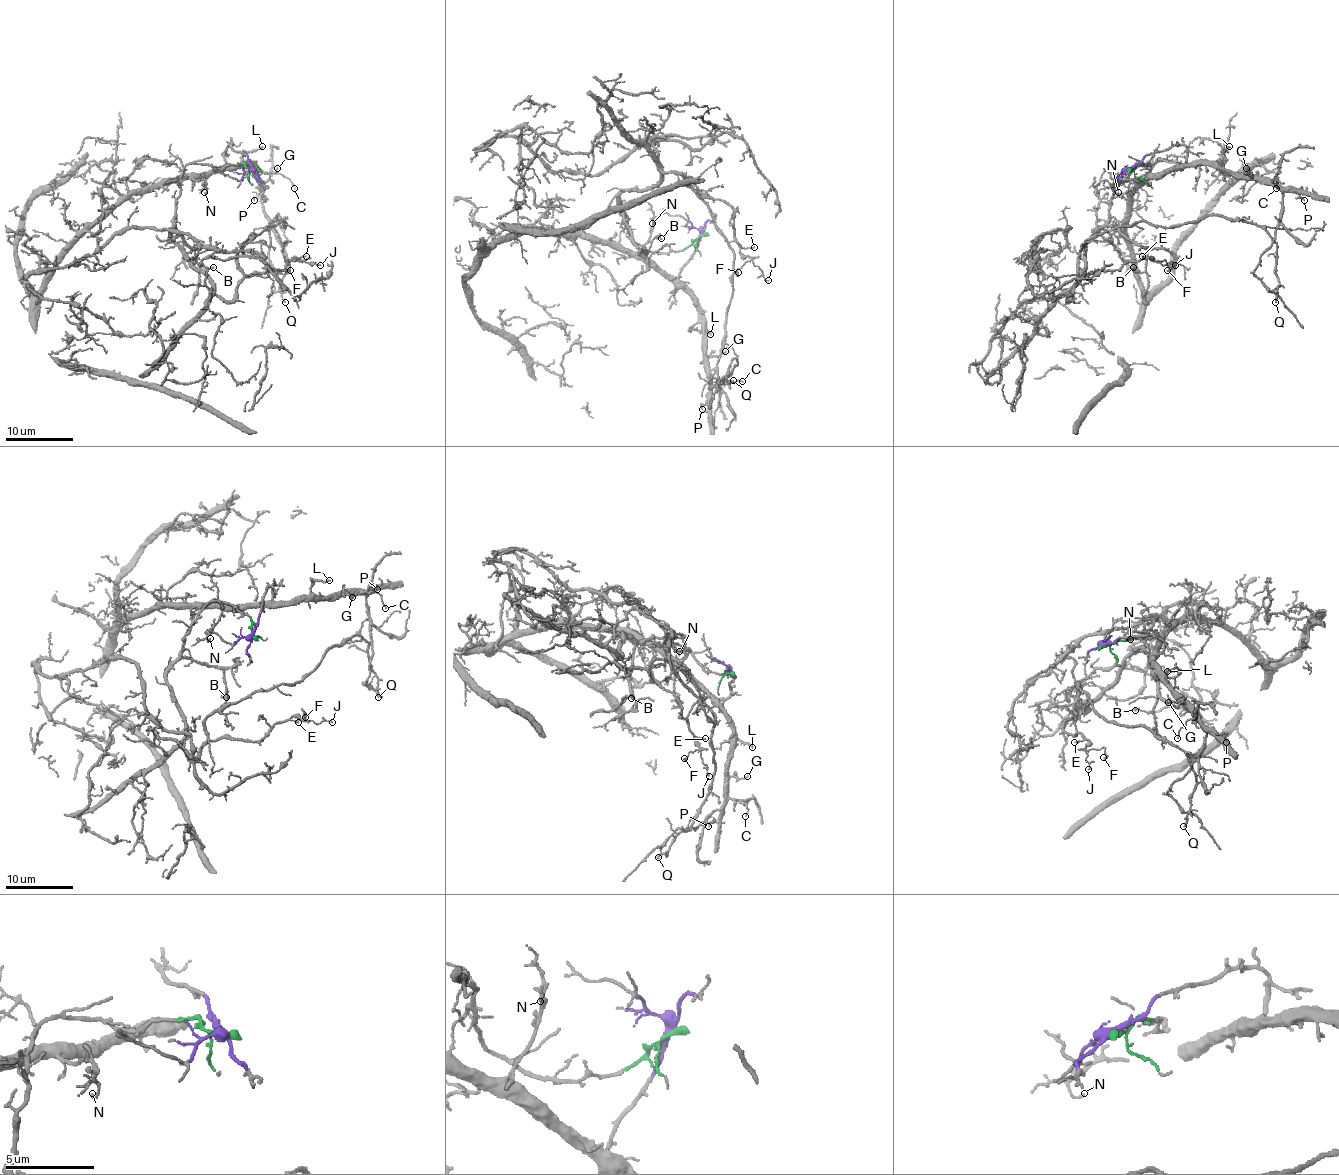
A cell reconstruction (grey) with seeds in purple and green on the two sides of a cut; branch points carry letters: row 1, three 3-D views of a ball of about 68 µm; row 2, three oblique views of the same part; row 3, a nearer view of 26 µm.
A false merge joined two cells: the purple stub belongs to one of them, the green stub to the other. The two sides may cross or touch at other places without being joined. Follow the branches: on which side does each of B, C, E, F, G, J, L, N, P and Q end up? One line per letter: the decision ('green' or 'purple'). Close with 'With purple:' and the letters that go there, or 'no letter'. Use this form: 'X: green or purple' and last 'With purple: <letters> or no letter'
B: green
C: purple
E: green
F: green
G: purple
J: green
L: purple
N: purple
P: purple
Q: green
With purple: C, G, L, N, P

